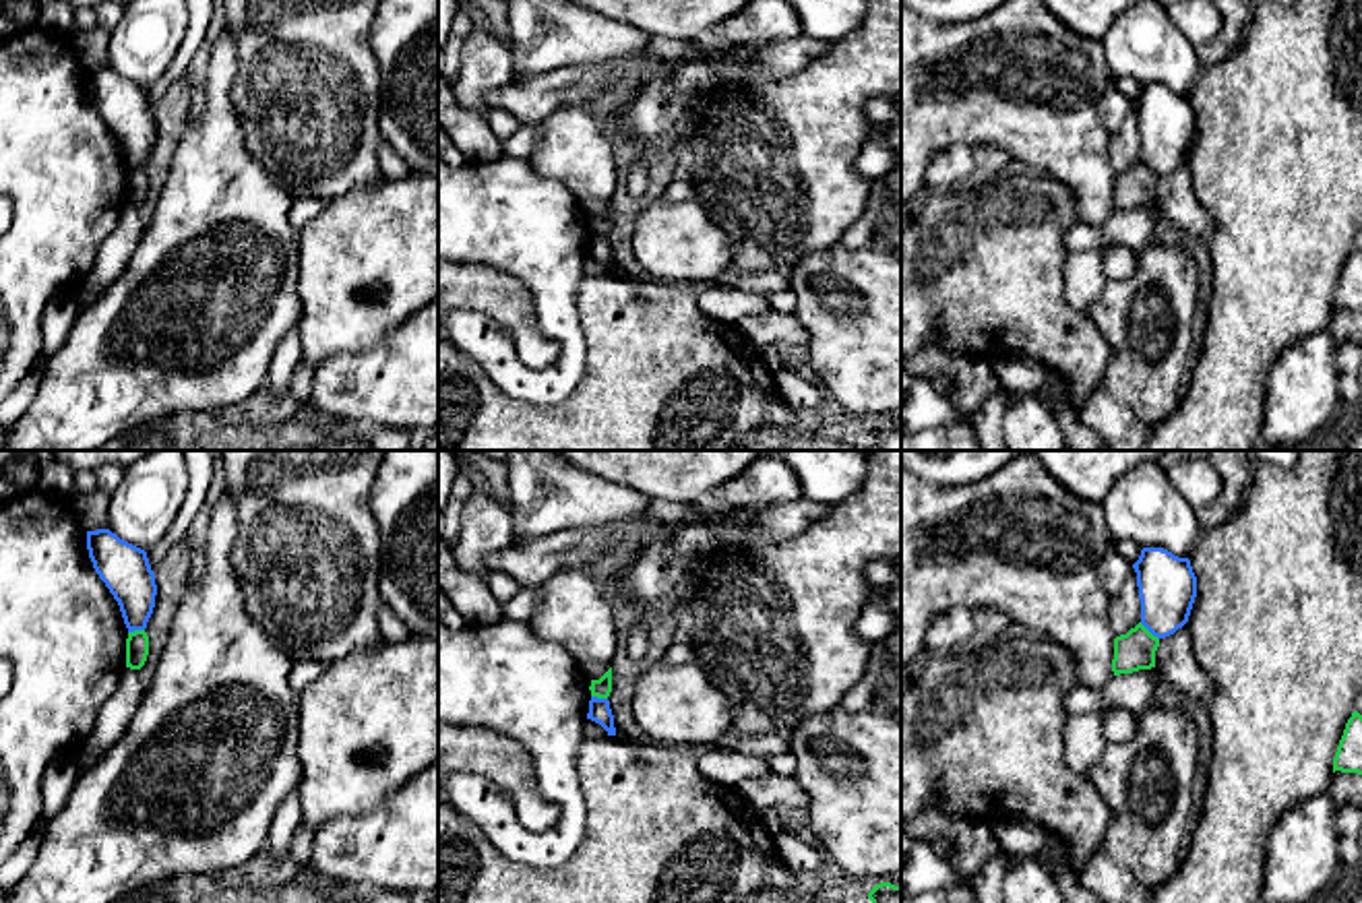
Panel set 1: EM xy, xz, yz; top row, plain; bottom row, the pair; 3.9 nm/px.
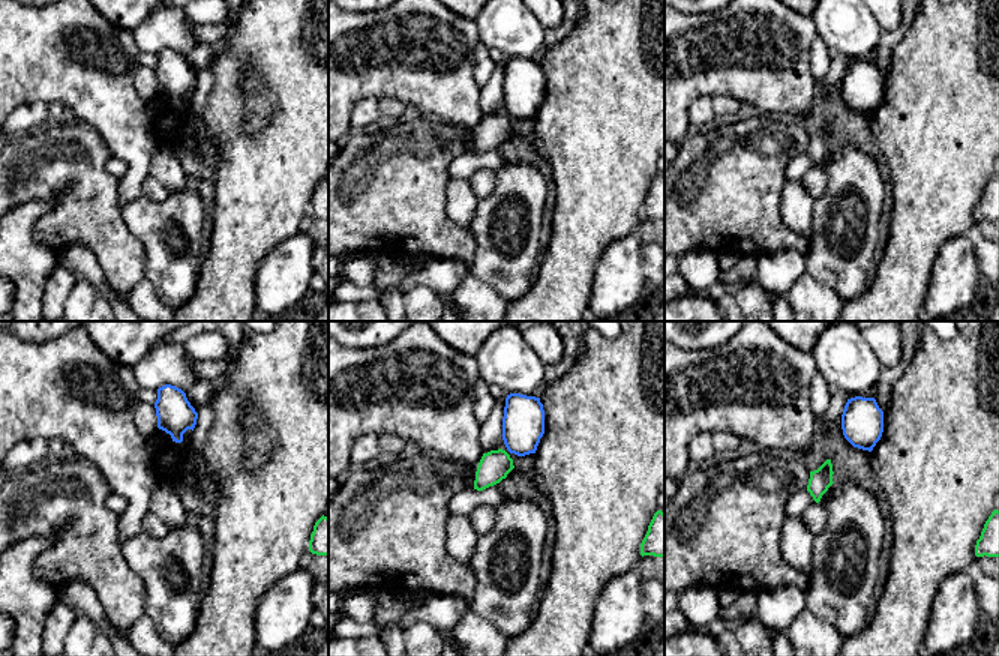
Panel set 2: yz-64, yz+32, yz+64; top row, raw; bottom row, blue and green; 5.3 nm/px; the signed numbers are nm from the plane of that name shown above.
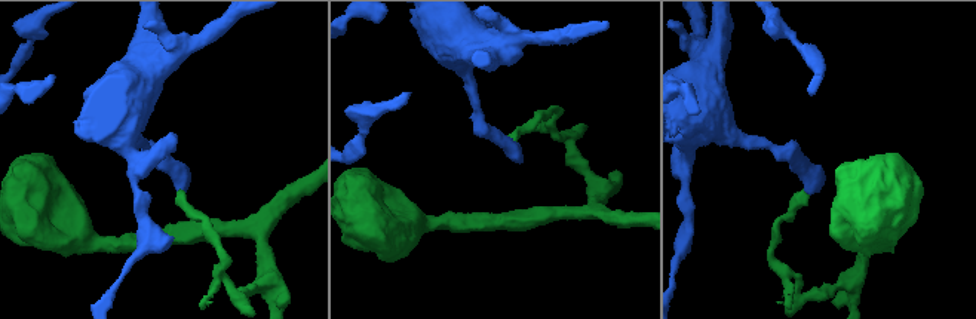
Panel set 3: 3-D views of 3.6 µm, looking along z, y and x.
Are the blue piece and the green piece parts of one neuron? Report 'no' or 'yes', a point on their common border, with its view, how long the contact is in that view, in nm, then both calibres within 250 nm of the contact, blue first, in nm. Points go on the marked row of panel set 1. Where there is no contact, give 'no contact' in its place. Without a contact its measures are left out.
no | yz (1150, 631) | 100 nm | 220/150 nm

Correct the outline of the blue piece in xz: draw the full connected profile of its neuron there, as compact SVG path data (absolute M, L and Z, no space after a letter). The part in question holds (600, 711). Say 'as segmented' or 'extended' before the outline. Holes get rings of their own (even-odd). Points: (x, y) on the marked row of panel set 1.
as segmented | M591 696L587 719L599 723L608 736L616 736L614 715L608 698Z

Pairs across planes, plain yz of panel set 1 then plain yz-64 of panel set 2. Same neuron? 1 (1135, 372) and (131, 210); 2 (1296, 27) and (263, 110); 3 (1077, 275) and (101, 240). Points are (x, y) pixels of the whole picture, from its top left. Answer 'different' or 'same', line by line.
1: same
2: different
3: different

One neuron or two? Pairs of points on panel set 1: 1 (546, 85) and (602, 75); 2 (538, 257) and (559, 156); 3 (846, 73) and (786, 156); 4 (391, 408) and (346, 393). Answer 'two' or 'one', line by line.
1: one
2: two
3: one
4: one

